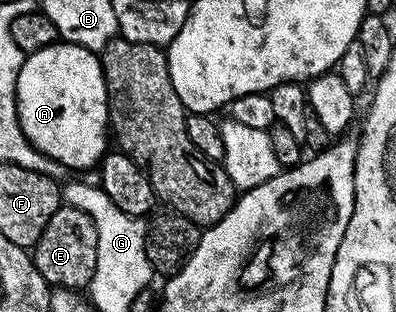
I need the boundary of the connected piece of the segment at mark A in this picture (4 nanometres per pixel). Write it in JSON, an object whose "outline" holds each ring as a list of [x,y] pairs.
{"outline":[[[71,44],[47,46],[27,55],[18,72],[17,114],[22,132],[45,159],[53,158],[72,170],[99,167],[110,146],[108,96],[102,92],[99,57]]]}

